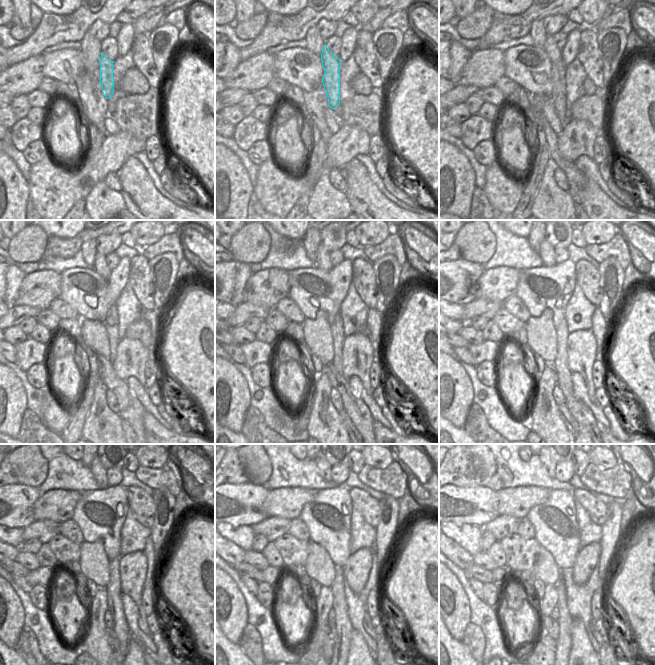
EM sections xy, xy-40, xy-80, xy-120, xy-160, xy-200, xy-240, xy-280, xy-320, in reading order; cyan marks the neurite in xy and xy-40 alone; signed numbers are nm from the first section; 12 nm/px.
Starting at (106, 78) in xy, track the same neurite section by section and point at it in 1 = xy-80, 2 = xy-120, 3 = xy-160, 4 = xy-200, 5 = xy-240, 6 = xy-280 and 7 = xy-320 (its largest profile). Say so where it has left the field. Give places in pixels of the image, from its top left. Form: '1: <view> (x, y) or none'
1: xy-80 (553, 52)
2: xy-120 (111, 322)
3: xy-160 (337, 329)
4: xy-200 (564, 381)
5: xy-240 (113, 589)
6: xy-280 (344, 629)
7: xy-320 (564, 642)

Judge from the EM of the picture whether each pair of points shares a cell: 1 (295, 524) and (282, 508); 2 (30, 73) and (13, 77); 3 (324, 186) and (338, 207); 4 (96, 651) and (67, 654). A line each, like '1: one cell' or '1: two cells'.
1: two cells
2: one cell
3: one cell
4: two cells

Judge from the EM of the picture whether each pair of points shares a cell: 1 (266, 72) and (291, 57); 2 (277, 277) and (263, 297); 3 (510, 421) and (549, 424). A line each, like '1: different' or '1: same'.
1: different
2: same
3: different

